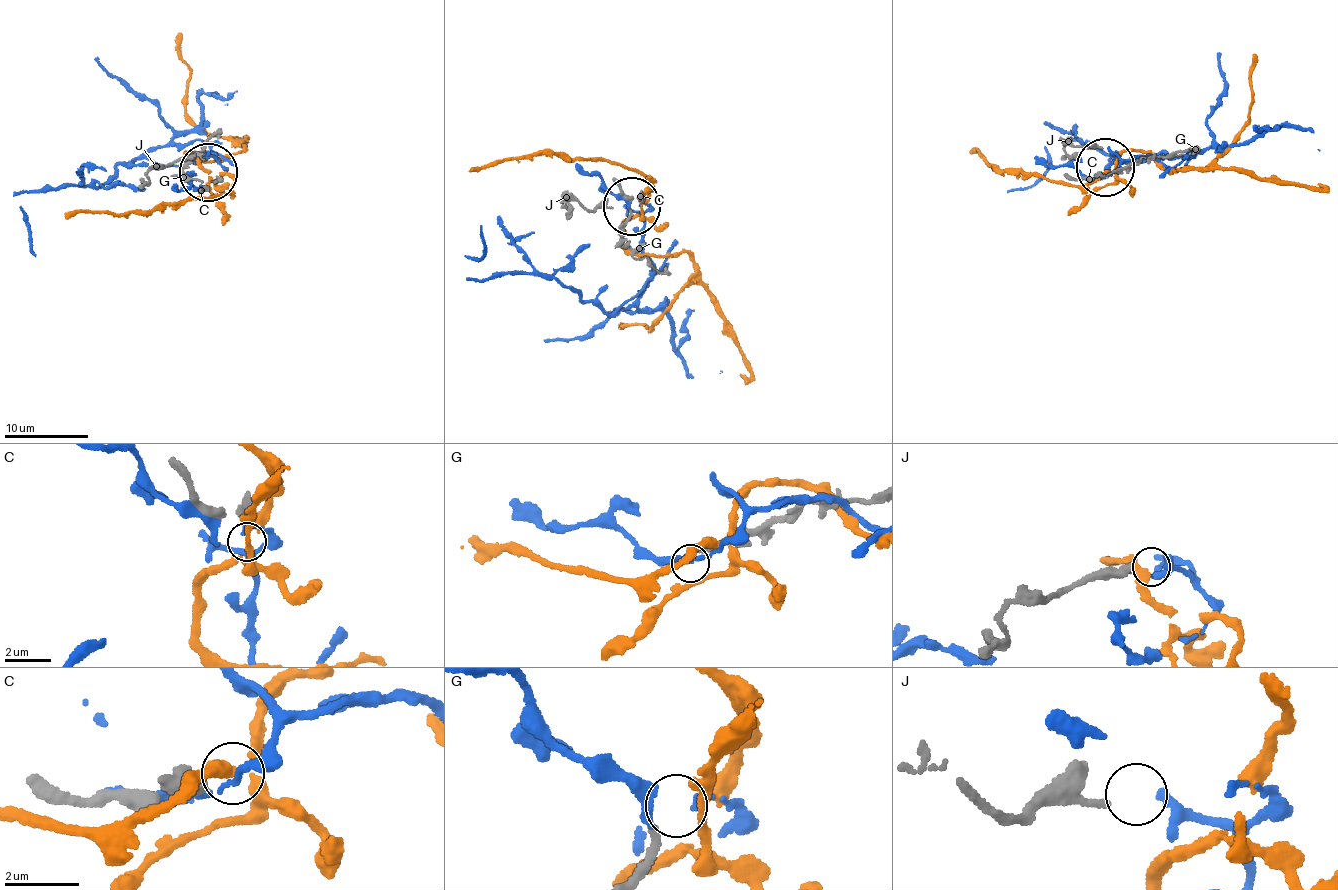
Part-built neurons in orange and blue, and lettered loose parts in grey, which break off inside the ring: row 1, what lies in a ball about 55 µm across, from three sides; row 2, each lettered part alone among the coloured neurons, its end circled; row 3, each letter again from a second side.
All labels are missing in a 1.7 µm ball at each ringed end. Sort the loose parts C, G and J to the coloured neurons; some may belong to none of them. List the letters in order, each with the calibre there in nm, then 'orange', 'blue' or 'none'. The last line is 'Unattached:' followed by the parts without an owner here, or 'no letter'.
C: calibre 380 nm; none
G: calibre 190 nm; none
J: calibre 180 nm; blue
Unattached: C, G

